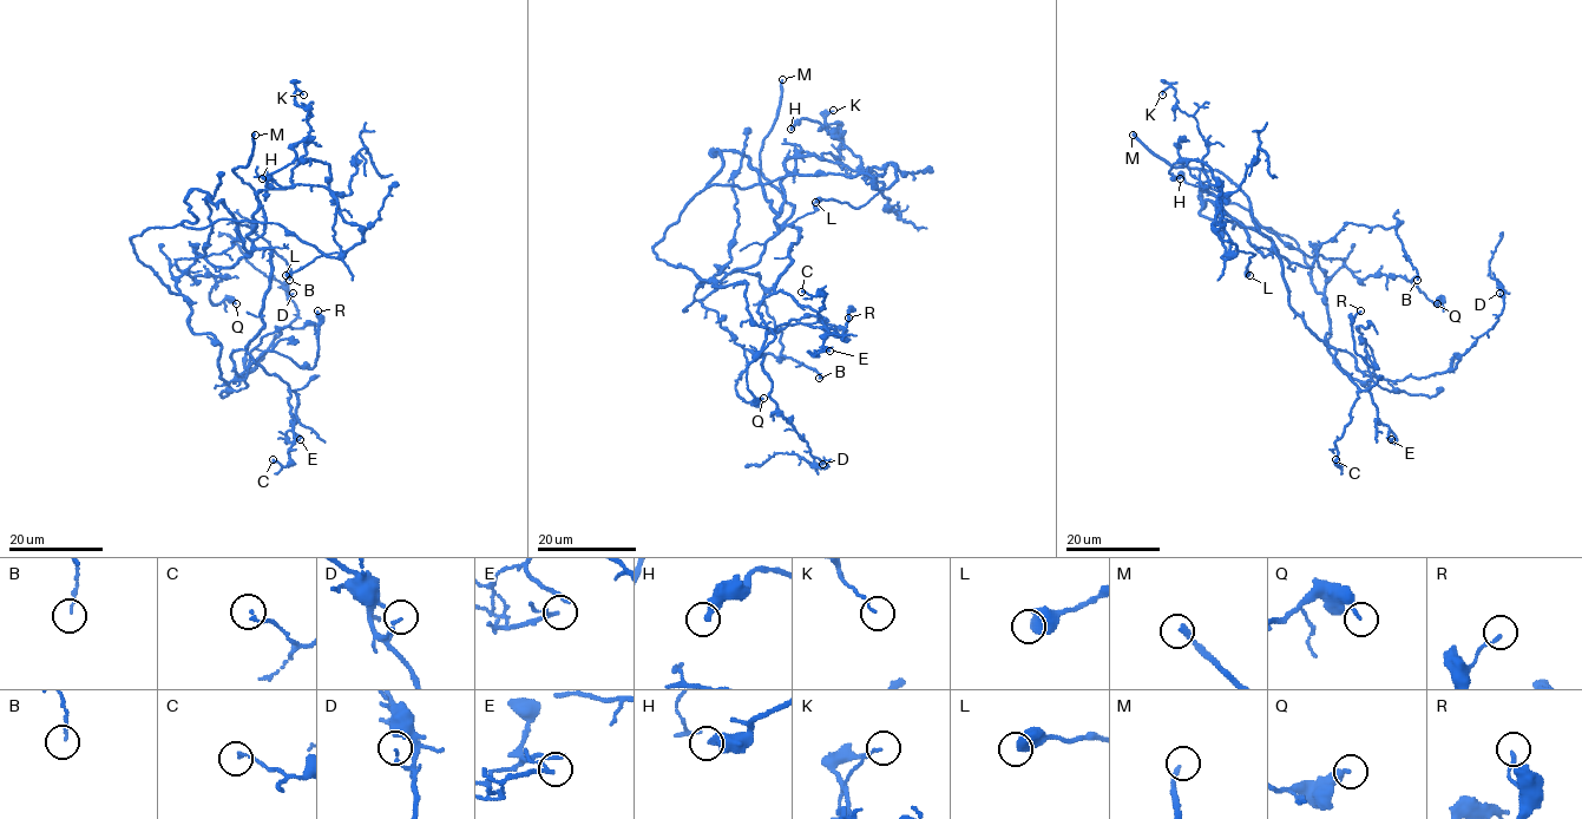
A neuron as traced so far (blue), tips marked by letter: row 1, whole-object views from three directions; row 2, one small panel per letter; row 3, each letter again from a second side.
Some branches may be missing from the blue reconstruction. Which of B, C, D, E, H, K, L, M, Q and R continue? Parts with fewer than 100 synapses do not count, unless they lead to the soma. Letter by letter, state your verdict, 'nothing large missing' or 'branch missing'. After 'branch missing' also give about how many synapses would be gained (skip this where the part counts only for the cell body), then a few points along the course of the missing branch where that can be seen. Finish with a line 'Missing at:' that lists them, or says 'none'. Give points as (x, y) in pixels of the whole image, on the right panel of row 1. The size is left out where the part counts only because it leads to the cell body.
B: nothing large missing
C: nothing large missing
D: nothing large missing
E: nothing large missing
H: nothing large missing
K: nothing large missing
L: nothing large missing
M: branch missing | (1133, 135), (1120, 133), (1115, 126), (1098, 128)
Q: nothing large missing
R: nothing large missing
Missing at: M

